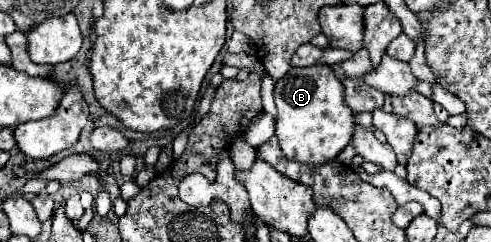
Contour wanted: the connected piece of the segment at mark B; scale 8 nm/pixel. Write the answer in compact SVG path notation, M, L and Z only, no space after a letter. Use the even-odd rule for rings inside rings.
M329 66L291 68L275 82L275 106L279 112L275 136L289 160L315 166L327 164L353 136L355 122L351 108L345 104L345 88Z

